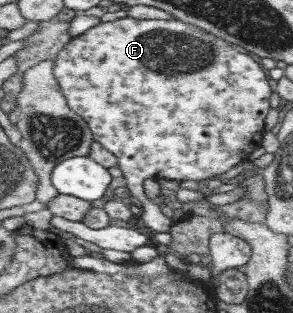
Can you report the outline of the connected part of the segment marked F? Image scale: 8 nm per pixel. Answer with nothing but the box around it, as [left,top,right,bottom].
[53,17,271,232]

